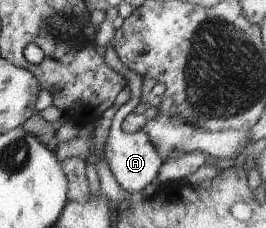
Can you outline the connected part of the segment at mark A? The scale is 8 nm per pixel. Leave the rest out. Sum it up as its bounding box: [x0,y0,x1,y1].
[103,45,164,194]

